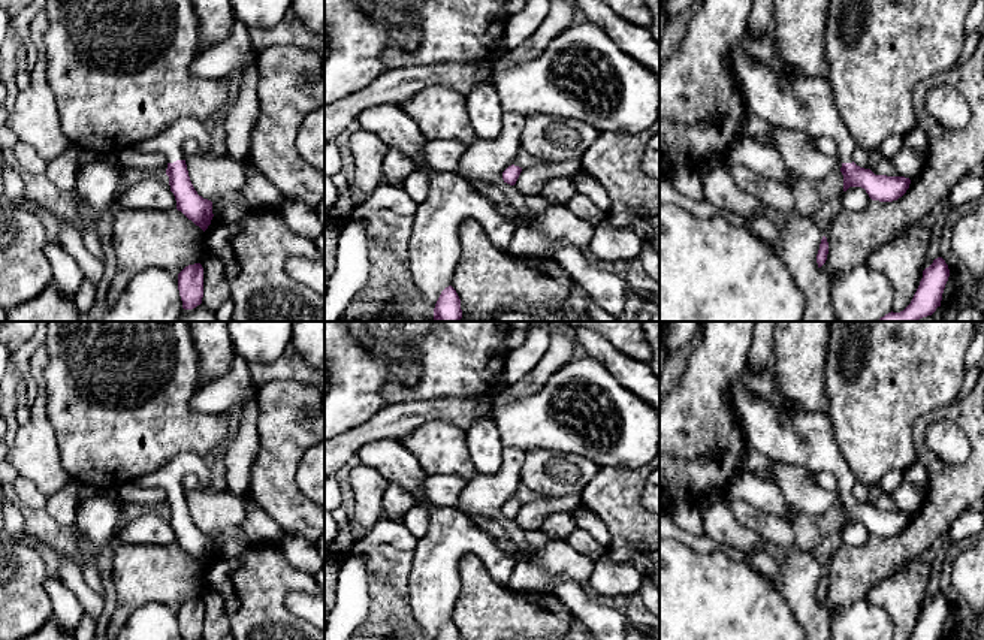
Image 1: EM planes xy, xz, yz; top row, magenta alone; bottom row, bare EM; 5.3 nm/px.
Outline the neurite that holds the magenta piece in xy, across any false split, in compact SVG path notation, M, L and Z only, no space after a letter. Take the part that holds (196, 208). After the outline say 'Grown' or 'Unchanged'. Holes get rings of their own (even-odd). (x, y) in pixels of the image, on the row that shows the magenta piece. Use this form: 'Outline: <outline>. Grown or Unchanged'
Outline: M190 117L178 118L166 130L136 144L135 148L141 153L160 153L167 159L166 175L176 209L205 232L214 217L212 202L199 196L190 181L182 154L182 142L187 139L196 139L205 153L212 150L211 135L205 124Z. Grown

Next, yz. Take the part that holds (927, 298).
Outline: M942 257L923 271L920 286L911 304L900 313L888 313L879 321L918 321L932 316L941 307L942 293L950 277L948 265Z. Unchanged

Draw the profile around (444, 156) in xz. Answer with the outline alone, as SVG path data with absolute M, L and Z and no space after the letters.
M453 139L428 142L425 150L428 167L438 172L456 172L467 148L467 145Z

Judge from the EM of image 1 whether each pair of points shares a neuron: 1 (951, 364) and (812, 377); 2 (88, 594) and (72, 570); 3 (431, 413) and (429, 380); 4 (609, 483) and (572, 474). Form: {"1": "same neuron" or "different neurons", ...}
{"1": "different neurons", "2": "same neuron", "3": "different neurons", "4": "different neurons"}

